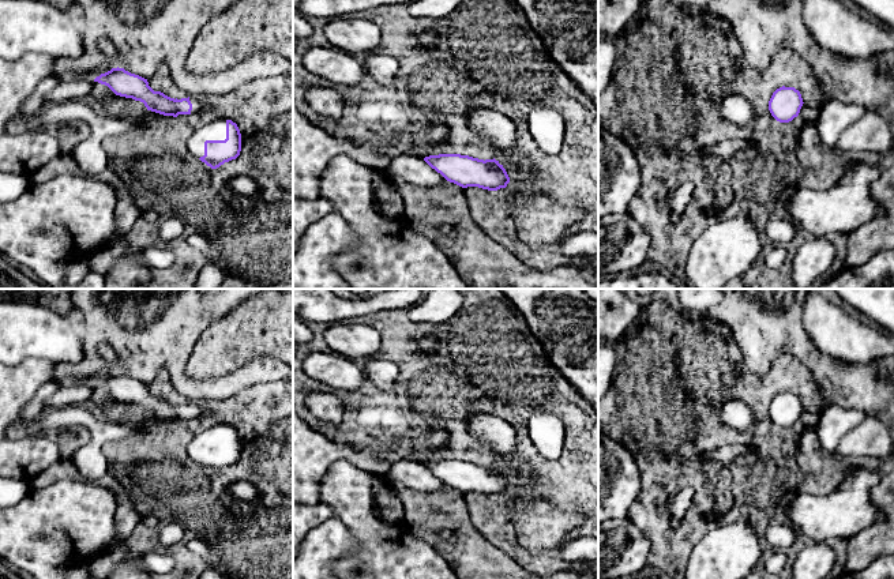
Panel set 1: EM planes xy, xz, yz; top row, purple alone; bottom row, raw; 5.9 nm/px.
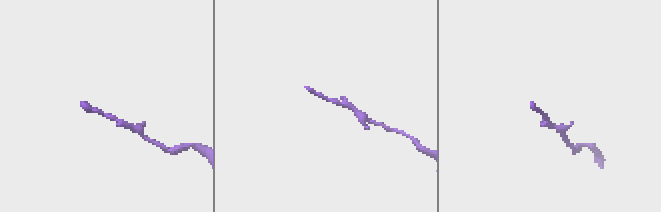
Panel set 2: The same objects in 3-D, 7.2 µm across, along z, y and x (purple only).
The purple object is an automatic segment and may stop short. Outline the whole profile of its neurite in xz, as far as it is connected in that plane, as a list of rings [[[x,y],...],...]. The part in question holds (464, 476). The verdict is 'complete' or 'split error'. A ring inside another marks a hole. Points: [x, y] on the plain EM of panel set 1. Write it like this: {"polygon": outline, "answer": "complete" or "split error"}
{"polygon": [[[439,459],[425,462],[424,466],[447,486],[462,493],[497,496],[510,488],[506,474],[495,463],[484,466],[461,459]]], "answer": "complete"}

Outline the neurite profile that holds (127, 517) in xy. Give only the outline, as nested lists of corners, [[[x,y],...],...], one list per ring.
[[[110,473],[102,475],[101,478],[94,480],[94,484],[109,489],[116,496],[117,500],[117,510],[114,519],[116,534],[121,539],[128,539],[135,526],[142,519],[142,515],[135,508],[128,492],[120,484],[120,481]]]

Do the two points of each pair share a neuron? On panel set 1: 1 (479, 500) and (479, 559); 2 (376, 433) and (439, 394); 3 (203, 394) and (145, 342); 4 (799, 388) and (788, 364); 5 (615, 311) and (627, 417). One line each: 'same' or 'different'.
1: different
2: same
3: same
4: same
5: different

